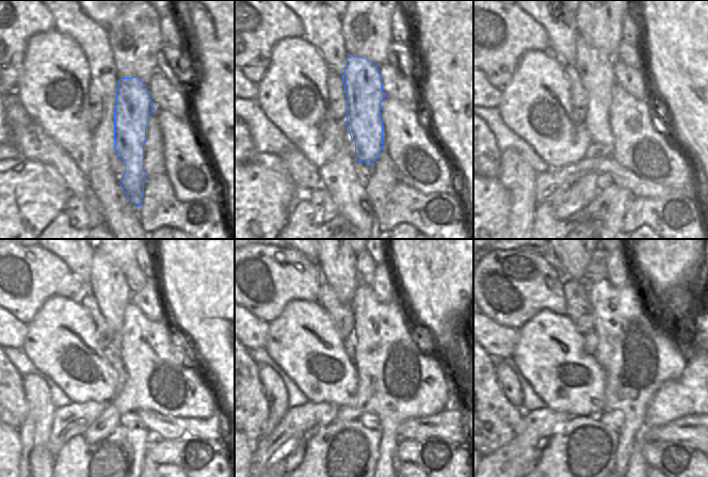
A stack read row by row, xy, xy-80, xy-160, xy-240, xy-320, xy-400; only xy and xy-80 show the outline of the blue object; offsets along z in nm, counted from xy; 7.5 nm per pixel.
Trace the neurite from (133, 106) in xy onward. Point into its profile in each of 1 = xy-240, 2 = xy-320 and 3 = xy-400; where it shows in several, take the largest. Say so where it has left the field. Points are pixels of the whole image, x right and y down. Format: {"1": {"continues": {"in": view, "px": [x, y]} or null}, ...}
{"1": {"continues": {"in": "xy-240", "px": [108, 284]}}, "2": {"continues": {"in": "xy-320", "px": [337, 260]}}, "3": {"continues": {"in": "xy-400", "px": [573, 260]}}}

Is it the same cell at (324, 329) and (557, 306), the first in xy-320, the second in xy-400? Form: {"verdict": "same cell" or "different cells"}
{"verdict": "different cells"}

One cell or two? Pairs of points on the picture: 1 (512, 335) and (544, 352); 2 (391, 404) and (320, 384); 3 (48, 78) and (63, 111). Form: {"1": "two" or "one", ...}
{"1": "two", "2": "two", "3": "one"}

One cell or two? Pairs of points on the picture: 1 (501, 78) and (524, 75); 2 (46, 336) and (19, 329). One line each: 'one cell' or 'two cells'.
1: two cells
2: two cells

